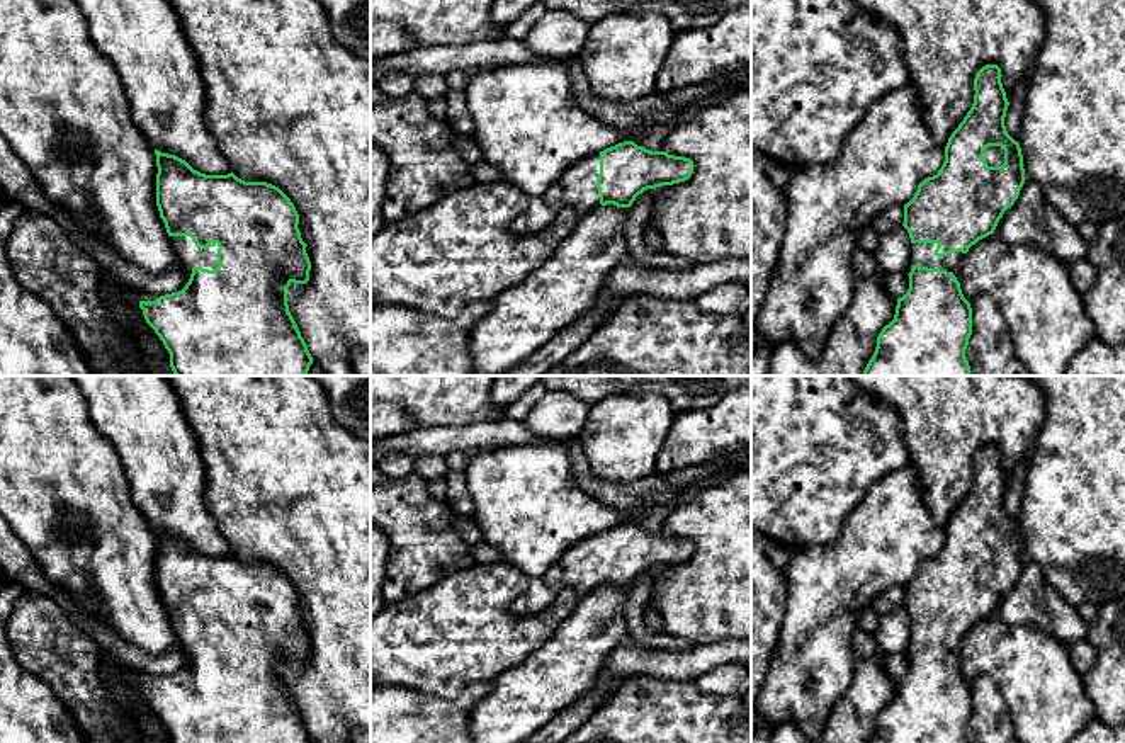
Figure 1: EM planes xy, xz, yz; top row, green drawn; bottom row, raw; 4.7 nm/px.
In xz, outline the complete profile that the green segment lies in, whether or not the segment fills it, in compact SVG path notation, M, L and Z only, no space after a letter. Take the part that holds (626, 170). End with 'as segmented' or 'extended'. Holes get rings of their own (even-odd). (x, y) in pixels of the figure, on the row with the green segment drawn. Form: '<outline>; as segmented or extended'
M634 141L619 143L581 158L540 196L530 197L512 230L520 235L542 231L566 206L581 216L607 204L630 207L647 189L688 180L693 167L685 156L651 151Z; extended

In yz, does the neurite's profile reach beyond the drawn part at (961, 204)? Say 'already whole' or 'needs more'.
needs more

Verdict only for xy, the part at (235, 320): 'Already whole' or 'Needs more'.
Needs more

